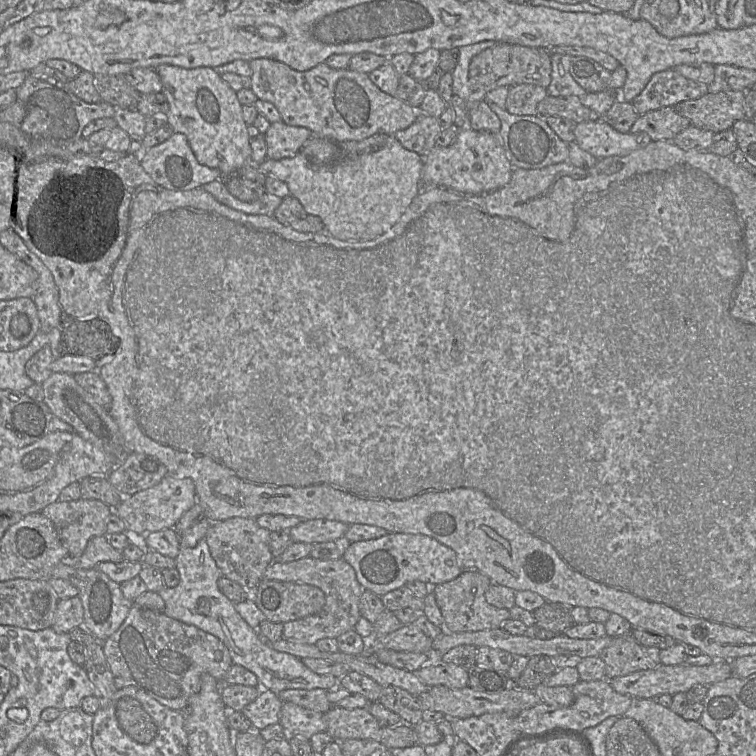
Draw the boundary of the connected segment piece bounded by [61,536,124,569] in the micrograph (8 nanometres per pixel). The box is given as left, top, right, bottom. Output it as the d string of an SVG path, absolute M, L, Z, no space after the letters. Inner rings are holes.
M98 536L90 539L81 556L67 556L61 563L77 569L92 569L102 562L123 562L122 551L112 547L106 536Z

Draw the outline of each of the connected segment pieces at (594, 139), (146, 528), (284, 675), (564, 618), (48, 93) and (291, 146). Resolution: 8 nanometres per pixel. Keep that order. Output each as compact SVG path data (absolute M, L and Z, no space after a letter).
M602 119L577 123L574 134L580 148L596 159L627 155L652 141L645 132L621 133Z
M167 474L157 485L131 496L125 496L120 504L113 508L113 514L125 522L126 533L146 535L174 528L183 514L195 503L194 482L190 478L177 479Z
M201 539L193 548L181 548L175 558L180 581L174 588L164 587L158 592L165 602L164 613L173 619L210 633L227 647L232 662L254 673L259 687L277 694L289 689L325 689L339 687L339 679L332 675L320 675L311 671L302 660L288 653L272 649L258 634L258 628L267 620L263 612L251 599L233 603L218 587L222 573L211 556L206 539Z
M545 602L532 612L535 625L554 634L564 634L574 625L572 608L562 603Z
M28 75L16 89L17 101L25 108L25 117L19 129L32 140L50 146L64 146L82 137L83 129L92 121L113 117L115 107L103 100L87 103L69 89L68 83L50 83Z
M283 121L271 123L264 134L267 158L280 160L293 157L313 136L313 133L305 127L290 126Z

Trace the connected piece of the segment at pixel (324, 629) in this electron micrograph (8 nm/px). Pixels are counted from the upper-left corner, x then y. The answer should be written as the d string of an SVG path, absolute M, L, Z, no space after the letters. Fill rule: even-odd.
M307 556L291 562L275 560L266 569L264 579L310 584L320 588L325 594L326 602L319 613L283 624L283 638L286 640L316 644L325 638L337 639L342 634L355 629L361 617L359 602L364 589L358 582L353 567L343 558L321 560Z

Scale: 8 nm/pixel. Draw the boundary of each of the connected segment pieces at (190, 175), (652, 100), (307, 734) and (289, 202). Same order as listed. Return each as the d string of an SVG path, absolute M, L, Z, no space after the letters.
M174 132L166 141L148 148L140 154L141 166L160 186L170 190L191 190L220 179L219 170L202 165L196 159L187 137Z
M675 69L655 73L632 103L639 115L662 107L700 98L705 86L688 79Z
M283 702L279 722L285 730L286 737L303 737L309 739L327 731L325 713L310 710L291 702Z
M292 195L282 199L274 212L274 218L281 224L300 232L317 233L326 230L321 219L307 213L301 203Z

